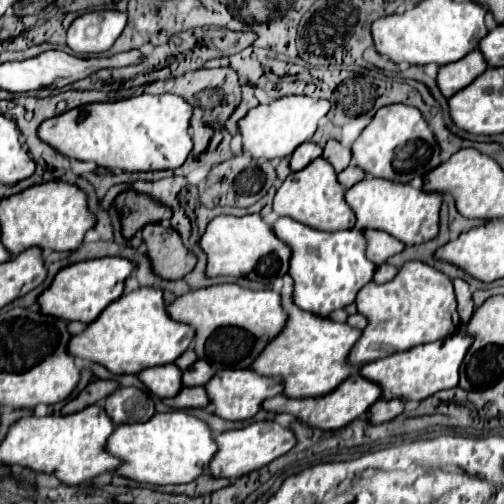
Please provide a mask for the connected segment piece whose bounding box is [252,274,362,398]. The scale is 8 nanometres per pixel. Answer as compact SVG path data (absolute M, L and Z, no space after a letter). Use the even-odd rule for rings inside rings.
M288 274L282 280L284 280L284 286L280 294L282 294L282 304L288 312L288 324L256 358L256 362L252 364L252 370L260 372L262 376L282 376L286 382L284 394L290 398L324 396L362 368L362 366L350 364L348 360L350 350L356 346L356 342L362 336L362 330L350 324L338 324L338 322L332 322L330 318L314 316L312 312L304 312L296 308L296 304L292 302L294 280Z

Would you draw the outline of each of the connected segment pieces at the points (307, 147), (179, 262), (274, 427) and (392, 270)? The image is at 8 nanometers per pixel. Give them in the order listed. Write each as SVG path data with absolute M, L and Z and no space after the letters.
M306 142L306 144L300 144L300 148L296 148L296 152L292 154L292 160L290 160L290 168L296 172L296 170L302 170L306 168L312 160L320 158L322 156L322 146L316 144L316 142Z
M148 224L142 230L148 254L158 276L166 280L180 280L194 270L198 258L184 244L180 234L168 224Z
M264 420L264 422L252 422L238 430L222 432L216 436L216 442L218 442L218 452L210 462L210 474L216 478L240 478L284 456L296 446L298 440L290 428L280 426L274 420Z
M382 264L382 266L378 266L378 270L376 270L376 274L374 274L374 282L380 282L380 284L390 282L390 280L394 280L396 274L398 274L398 268L396 268L396 266L392 266L392 264Z

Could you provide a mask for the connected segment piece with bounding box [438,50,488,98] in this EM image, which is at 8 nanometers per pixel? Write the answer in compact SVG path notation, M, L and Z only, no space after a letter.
M472 50L464 60L458 60L456 64L446 64L438 72L438 86L446 98L454 96L456 92L464 90L468 84L472 84L484 70L488 68L484 56L480 50Z

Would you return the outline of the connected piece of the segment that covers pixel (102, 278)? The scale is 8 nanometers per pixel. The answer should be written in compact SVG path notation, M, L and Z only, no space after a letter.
M106 256L106 258L96 258L96 260L84 260L70 264L62 268L52 286L44 290L38 298L40 308L44 314L64 318L64 320L80 320L80 322L94 322L108 304L118 300L124 292L124 284L130 278L130 274L136 270L136 262L120 256Z

